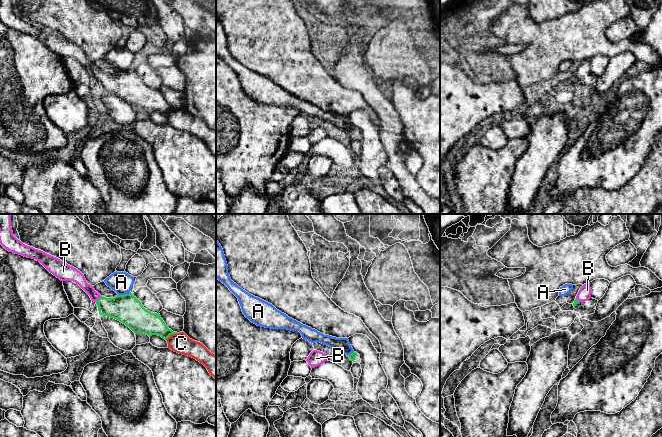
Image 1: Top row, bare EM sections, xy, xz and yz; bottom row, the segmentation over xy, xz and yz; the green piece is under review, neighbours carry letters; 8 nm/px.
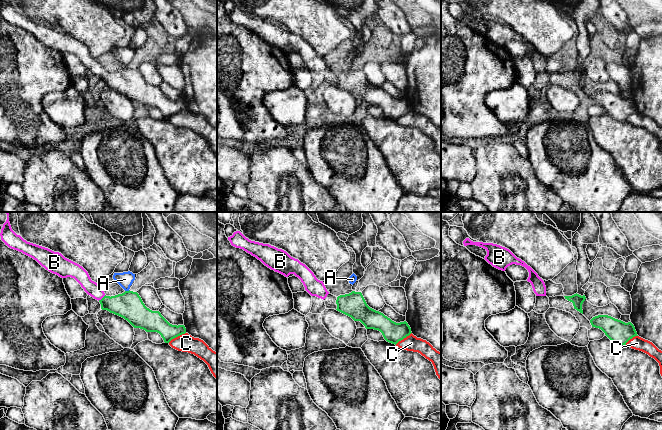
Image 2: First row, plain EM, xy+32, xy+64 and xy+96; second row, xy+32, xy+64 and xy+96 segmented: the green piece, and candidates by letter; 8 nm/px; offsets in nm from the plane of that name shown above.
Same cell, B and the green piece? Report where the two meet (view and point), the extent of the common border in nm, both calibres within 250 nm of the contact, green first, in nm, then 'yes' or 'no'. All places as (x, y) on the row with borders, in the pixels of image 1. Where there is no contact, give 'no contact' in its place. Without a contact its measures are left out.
xy (99, 298) | 70 nm | 220/90 nm | yes

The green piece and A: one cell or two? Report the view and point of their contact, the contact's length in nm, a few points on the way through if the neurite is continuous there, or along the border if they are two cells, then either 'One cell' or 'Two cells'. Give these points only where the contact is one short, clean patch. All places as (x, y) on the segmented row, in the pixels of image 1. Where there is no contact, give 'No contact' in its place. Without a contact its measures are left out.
Touches green at xy (124, 295). Shared border 110 nm. Boundary: xy (130, 292), (118, 295). Two cells

